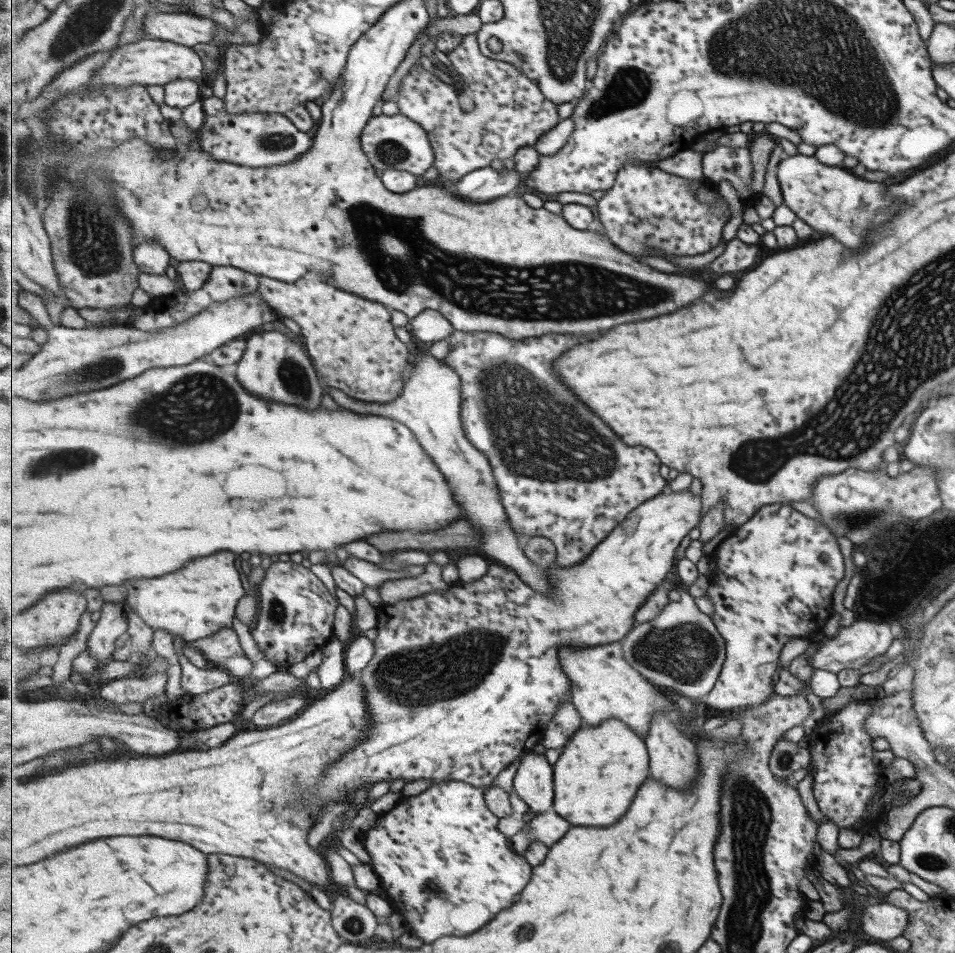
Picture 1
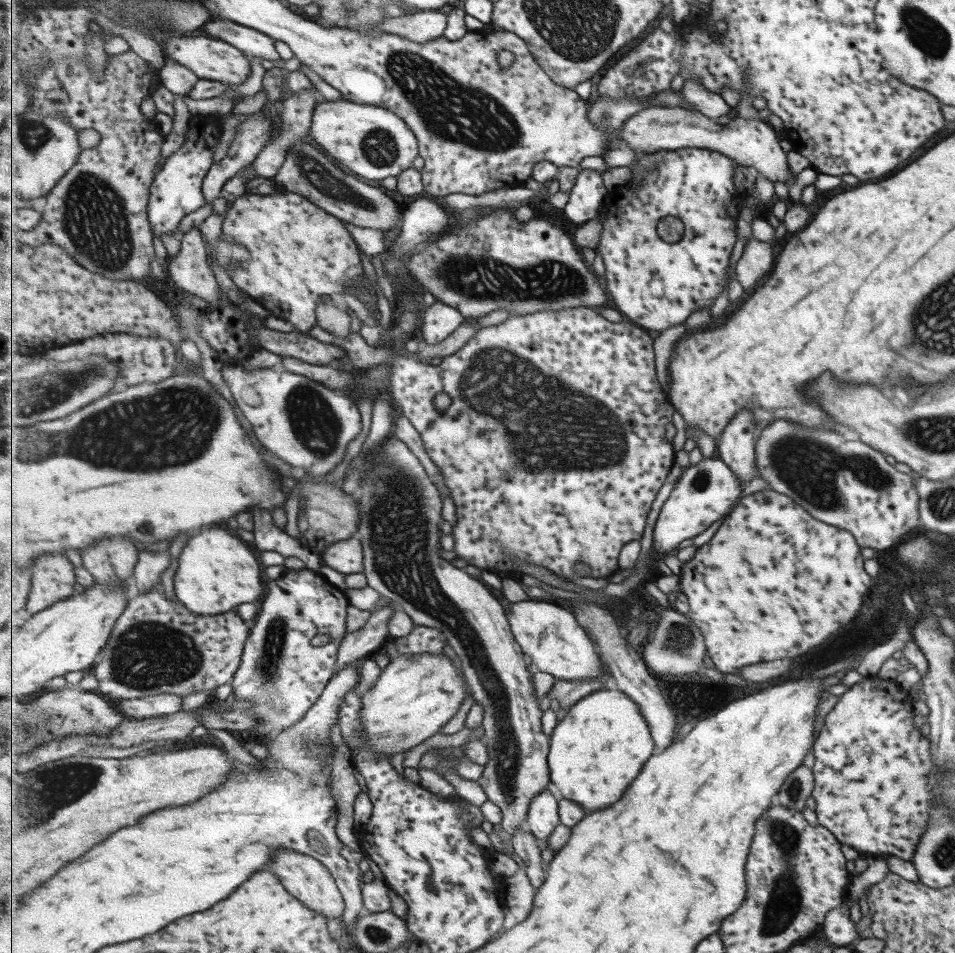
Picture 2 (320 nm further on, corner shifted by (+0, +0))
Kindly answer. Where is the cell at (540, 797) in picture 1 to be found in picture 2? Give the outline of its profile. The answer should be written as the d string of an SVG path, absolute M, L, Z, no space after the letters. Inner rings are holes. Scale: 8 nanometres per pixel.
M545 788L539 797L533 799L532 805L529 806L527 823L529 830L545 843L551 838L554 830L562 824L559 802L551 790Z

